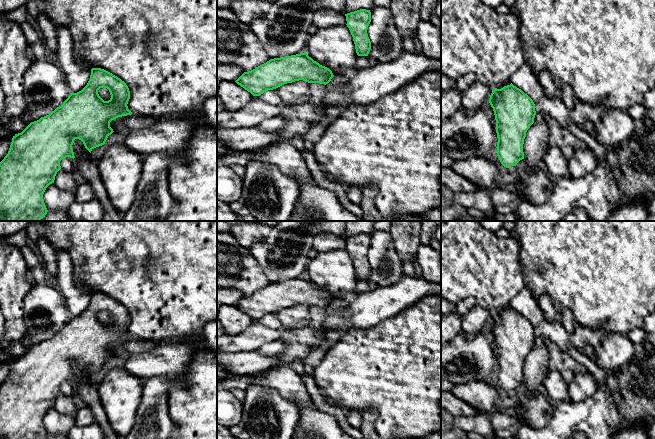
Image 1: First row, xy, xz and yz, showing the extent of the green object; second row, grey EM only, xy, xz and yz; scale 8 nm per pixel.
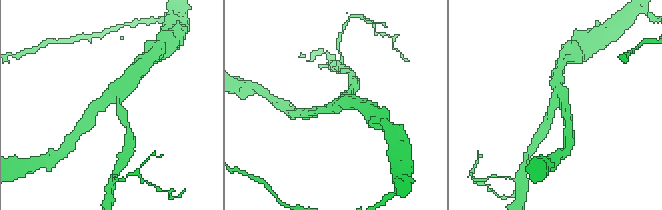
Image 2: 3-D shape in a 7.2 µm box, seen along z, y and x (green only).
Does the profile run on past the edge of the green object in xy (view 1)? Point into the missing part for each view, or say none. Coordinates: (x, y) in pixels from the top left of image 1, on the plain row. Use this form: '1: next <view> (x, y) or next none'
1: next none

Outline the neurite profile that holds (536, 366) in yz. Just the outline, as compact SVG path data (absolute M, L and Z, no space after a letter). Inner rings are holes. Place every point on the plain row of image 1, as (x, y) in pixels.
M544 343L541 347L532 348L526 356L523 368L524 383L526 392L531 397L538 392L543 384L549 368L550 351Z

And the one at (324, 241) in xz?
M320 232L313 239L313 249L317 252L326 252L336 249L346 249L344 236L332 234L330 232Z

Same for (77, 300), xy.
M62 249L55 251L58 263L55 279L67 304L70 317L77 317L87 309L91 292L81 290L74 285L73 261L70 254Z

